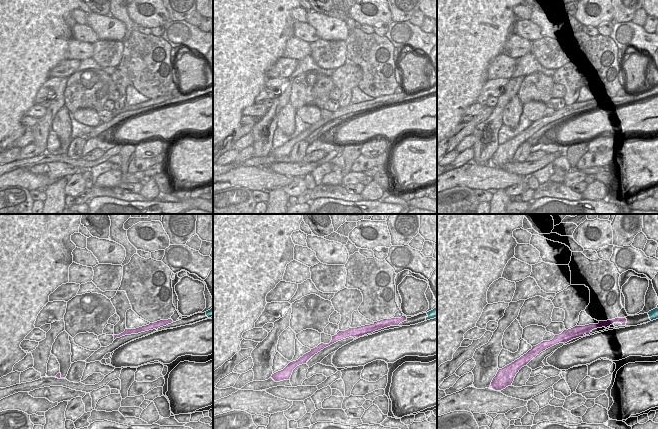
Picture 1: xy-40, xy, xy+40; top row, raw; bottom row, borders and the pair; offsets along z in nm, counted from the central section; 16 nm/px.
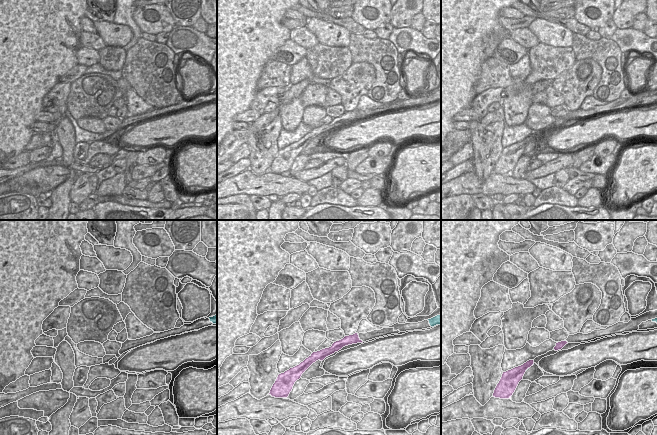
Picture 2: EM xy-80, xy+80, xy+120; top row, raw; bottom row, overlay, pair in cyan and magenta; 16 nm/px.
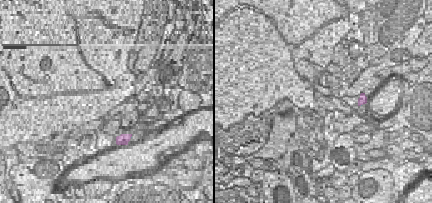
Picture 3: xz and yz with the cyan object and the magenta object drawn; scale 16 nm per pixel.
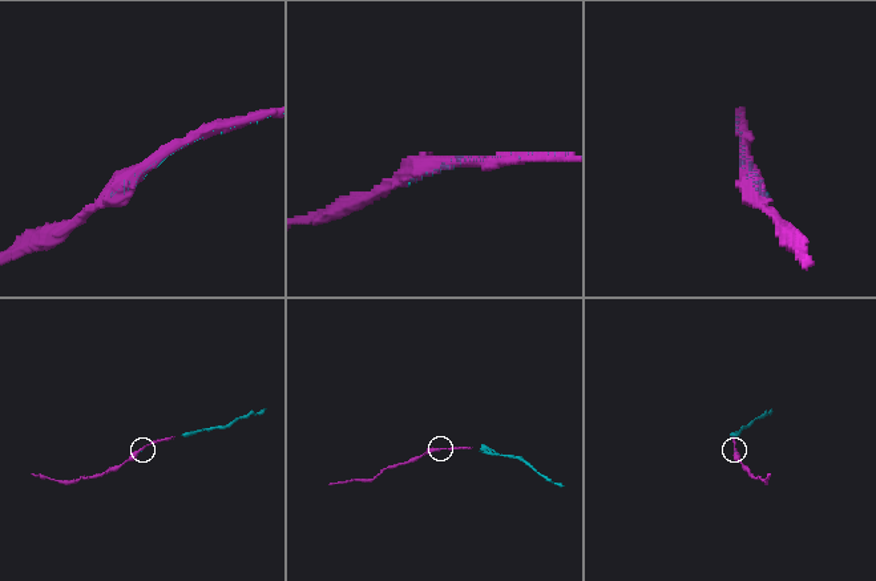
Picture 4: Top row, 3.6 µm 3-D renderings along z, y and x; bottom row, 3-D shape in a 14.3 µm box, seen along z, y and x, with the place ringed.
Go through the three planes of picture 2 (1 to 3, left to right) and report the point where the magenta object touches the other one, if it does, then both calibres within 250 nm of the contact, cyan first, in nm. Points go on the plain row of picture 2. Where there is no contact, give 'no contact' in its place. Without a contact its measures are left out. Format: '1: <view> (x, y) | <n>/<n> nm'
1: no contact
2: no contact
3: xy+120 (527, 145) | 30/240 nm

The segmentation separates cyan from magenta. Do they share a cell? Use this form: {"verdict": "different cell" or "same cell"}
{"verdict": "same cell"}

